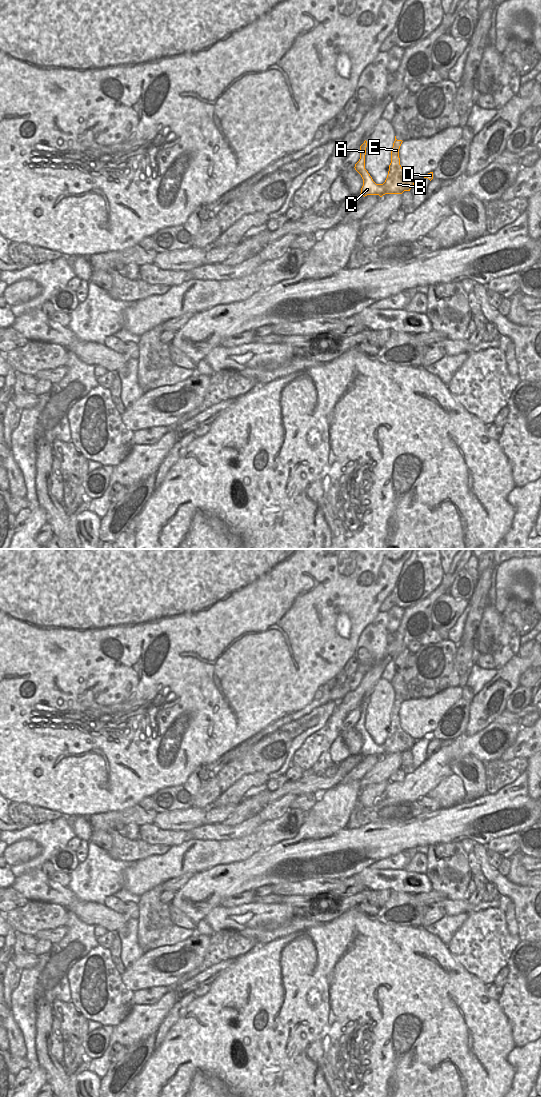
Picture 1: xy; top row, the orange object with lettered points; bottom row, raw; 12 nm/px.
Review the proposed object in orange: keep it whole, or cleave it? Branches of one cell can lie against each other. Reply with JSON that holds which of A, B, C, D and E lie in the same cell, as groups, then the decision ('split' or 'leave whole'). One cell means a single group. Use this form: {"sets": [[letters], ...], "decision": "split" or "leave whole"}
{"sets": [["A", "B", "C", "D", "E"]], "decision": "leave whole"}

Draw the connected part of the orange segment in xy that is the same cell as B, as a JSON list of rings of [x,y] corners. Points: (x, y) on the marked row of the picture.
[[[395,136],[388,175],[383,184],[376,184],[365,169],[367,141],[365,140],[360,146],[360,159],[354,168],[363,179],[361,195],[364,197],[367,195],[379,195],[382,197],[385,194],[402,194],[404,191],[410,191],[416,180],[408,175],[400,165],[399,149],[402,142],[402,140],[397,140]]]

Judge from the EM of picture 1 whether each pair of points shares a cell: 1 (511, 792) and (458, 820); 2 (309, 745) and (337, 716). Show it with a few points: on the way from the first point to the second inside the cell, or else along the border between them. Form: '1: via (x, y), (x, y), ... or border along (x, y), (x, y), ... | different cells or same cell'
1: via (498, 805), (491, 812), (471, 819) | same cell
2: via (317, 741), (333, 724) | same cell

